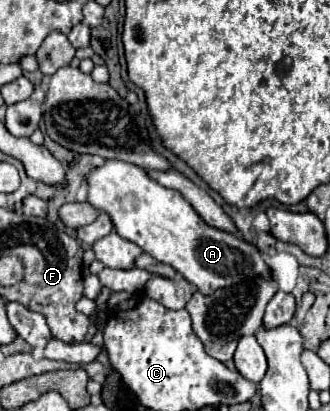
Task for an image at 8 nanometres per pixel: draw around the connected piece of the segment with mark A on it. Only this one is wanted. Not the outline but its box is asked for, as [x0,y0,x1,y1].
[88,160,272,296]

